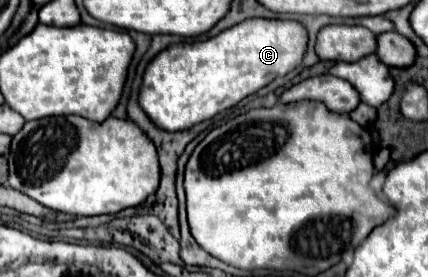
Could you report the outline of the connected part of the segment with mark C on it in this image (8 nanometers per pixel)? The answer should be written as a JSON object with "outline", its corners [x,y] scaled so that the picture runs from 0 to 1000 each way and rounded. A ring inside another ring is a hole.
{"outline":[[[579,65],[500,137],[402,159],[346,231],[327,318],[327,383],[364,455],[393,477],[444,462],[551,383],[640,282],[682,260],[701,238],[715,166],[715,101],[692,72],[650,65]]]}

